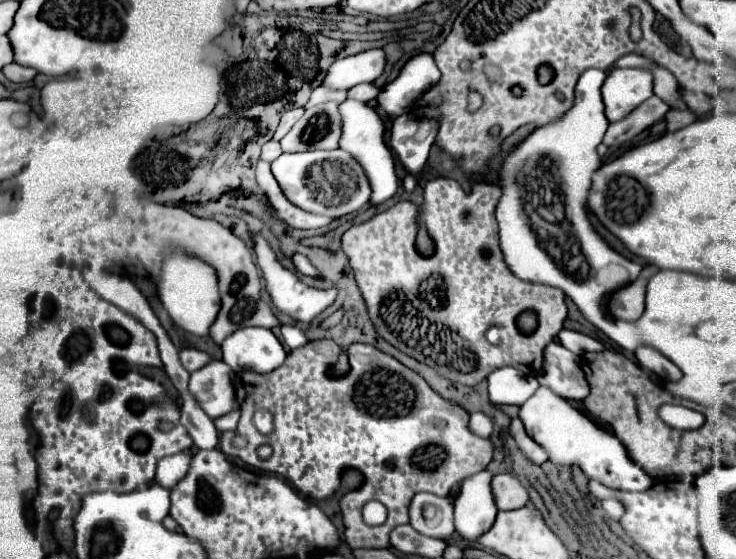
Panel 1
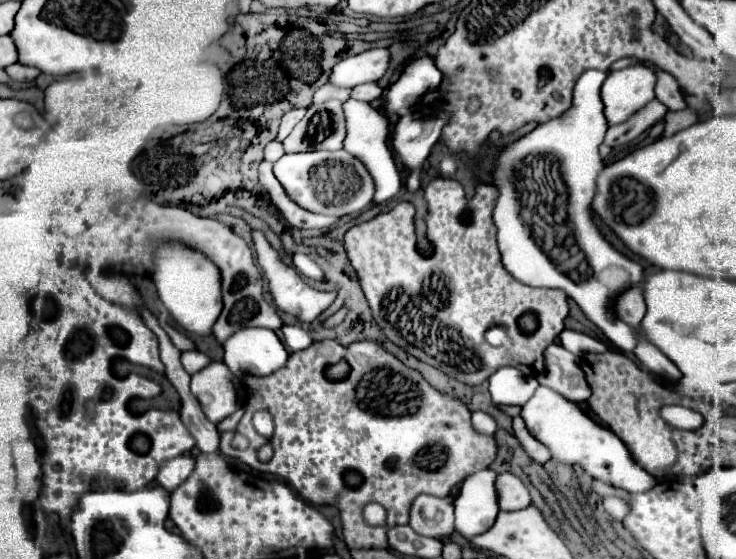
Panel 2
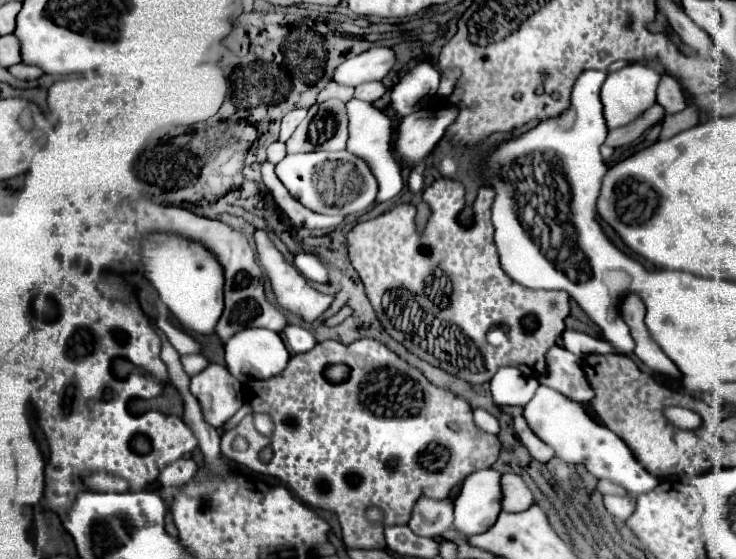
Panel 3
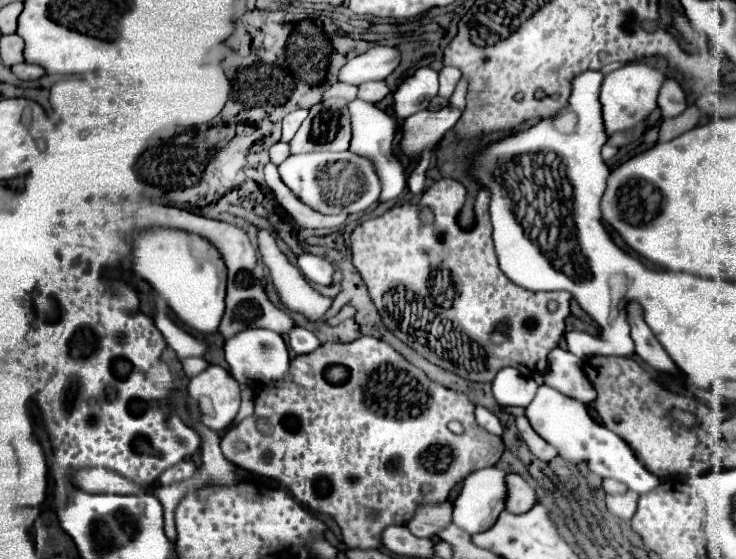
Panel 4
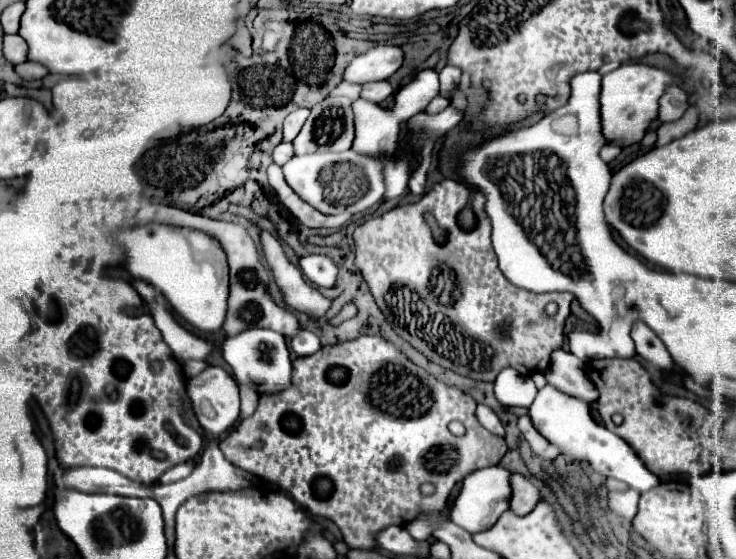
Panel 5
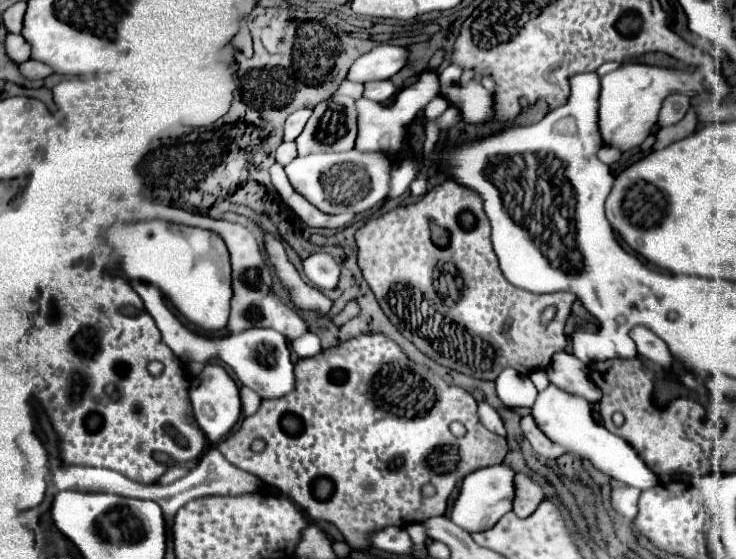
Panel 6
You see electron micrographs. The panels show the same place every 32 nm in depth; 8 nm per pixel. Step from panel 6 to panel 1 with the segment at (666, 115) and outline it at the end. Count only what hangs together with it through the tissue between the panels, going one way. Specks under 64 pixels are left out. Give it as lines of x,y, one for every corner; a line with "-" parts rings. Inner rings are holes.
628,54
628,56
620,58
614,66
636,66
636,62
638,62
638,68
644,68
644,70
652,72
654,94
658,94
664,102
668,102
674,108
684,108
684,102
678,96
678,80
674,78
674,74
668,68
660,66
652,58
646,58
646,56
642,58
638,54

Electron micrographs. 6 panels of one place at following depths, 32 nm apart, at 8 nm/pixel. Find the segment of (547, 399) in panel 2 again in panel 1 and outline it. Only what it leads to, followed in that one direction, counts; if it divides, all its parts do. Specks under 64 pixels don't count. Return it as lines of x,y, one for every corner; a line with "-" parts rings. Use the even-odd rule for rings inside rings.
540,386
536,394
524,406
520,406
518,418
522,420
526,434
548,452
548,460
552,464
580,466
580,470
590,480
598,480
600,484
614,490
642,492
648,490
654,482
642,468
632,464
626,448
620,444
620,440
616,440
614,434
600,430
580,410
576,410
562,396
554,394
544,386

